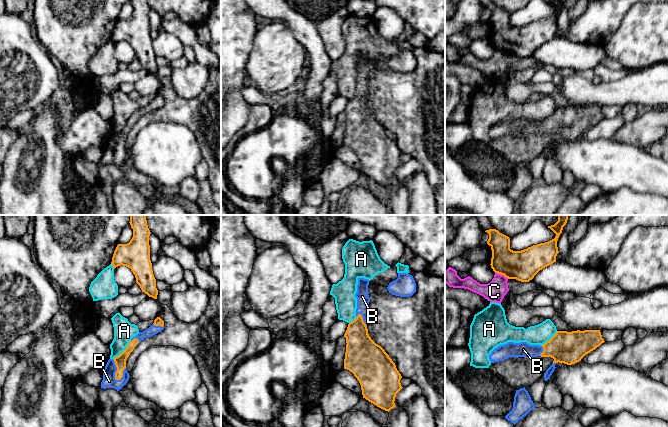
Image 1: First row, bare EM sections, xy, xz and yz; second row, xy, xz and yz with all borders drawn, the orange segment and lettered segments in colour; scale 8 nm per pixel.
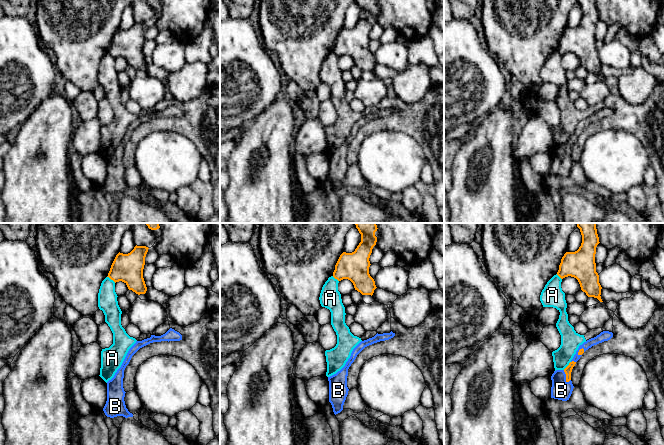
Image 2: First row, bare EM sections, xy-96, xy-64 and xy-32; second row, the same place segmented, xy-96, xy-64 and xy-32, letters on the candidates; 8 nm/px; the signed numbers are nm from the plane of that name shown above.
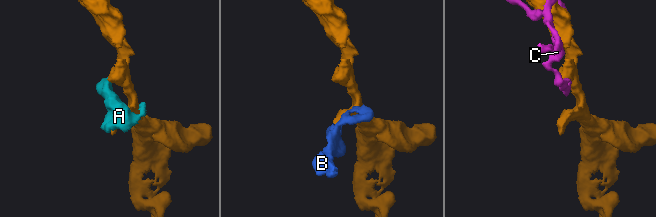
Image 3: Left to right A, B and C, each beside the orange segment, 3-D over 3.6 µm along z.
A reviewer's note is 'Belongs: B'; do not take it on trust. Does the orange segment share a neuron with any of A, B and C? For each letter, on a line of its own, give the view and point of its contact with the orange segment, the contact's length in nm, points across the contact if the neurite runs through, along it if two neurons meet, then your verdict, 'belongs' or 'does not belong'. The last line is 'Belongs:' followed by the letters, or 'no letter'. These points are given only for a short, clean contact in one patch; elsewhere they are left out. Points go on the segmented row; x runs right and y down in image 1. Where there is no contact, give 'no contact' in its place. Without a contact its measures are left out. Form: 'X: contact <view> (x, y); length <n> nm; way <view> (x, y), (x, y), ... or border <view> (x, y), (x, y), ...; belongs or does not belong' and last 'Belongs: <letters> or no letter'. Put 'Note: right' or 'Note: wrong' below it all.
A: contact xy (124, 350); length 220 nm; does not belong
B: contact xy (116, 371); length 190 nm; belongs
C: contact yz (502, 274); length 120 nm; does not belong
Belongs: B
Note: right

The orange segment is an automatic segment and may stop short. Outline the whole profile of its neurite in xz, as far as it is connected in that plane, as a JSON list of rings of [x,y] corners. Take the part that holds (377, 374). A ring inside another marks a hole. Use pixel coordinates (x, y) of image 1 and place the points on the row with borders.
[[[358,278],[357,292],[355,294],[357,298],[356,319],[348,324],[344,334],[347,343],[344,369],[352,372],[359,381],[363,398],[389,412],[396,406],[394,403],[396,394],[403,388],[400,383],[402,376],[385,350],[376,344],[368,334],[367,318],[369,316],[368,304],[370,302],[368,285],[368,279]]]

